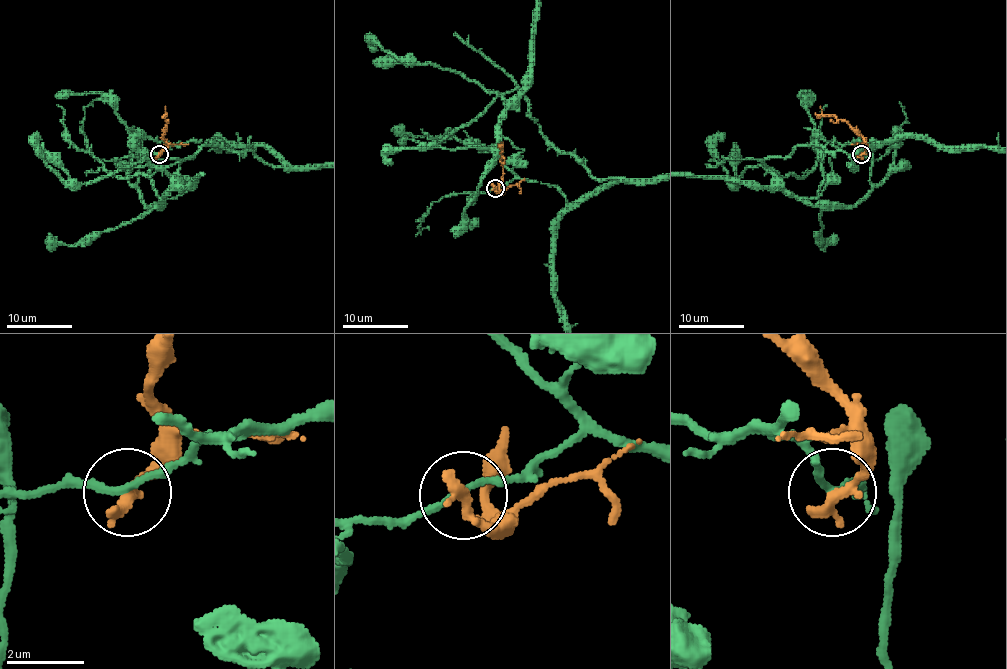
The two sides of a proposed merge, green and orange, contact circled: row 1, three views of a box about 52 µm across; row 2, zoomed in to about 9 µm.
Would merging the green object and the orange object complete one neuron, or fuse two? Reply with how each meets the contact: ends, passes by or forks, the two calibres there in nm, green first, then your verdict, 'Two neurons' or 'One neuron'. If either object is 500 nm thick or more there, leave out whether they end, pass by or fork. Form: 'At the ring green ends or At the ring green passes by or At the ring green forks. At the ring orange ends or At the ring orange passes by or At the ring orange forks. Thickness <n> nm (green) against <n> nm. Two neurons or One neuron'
At the ring green passes by. At the ring orange ends. Thickness 160 nm (green) against 380 nm. Two neurons

